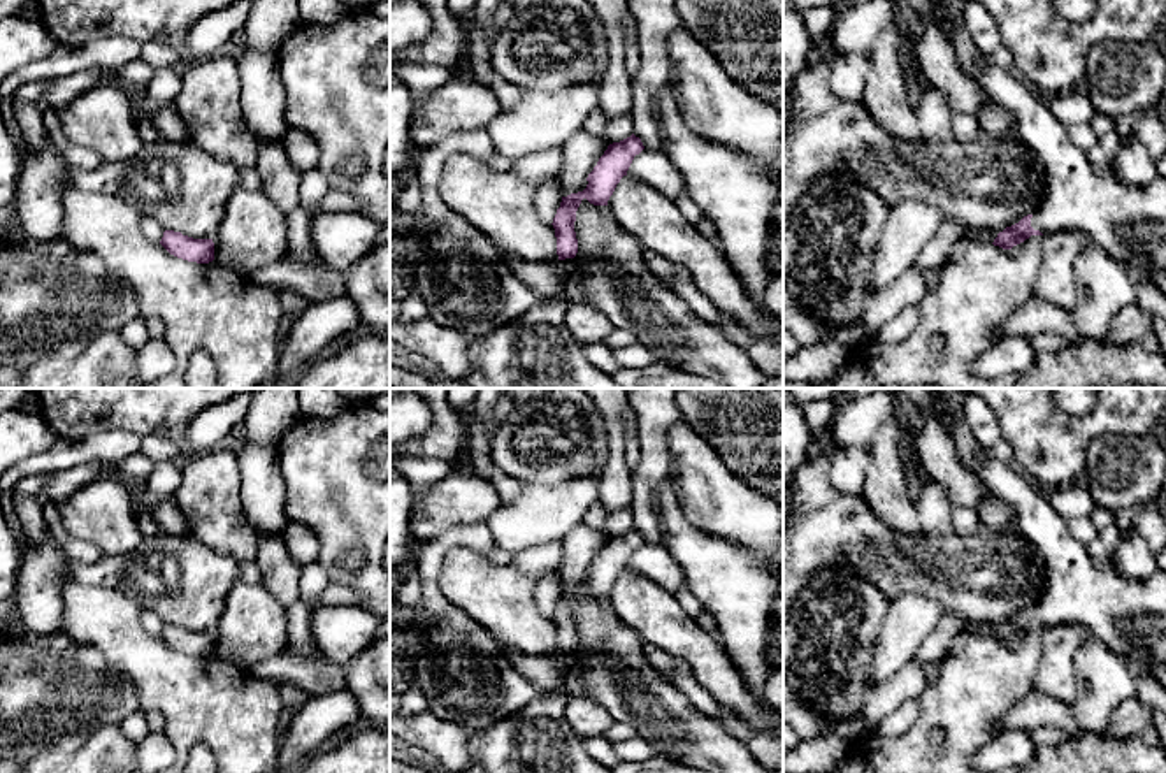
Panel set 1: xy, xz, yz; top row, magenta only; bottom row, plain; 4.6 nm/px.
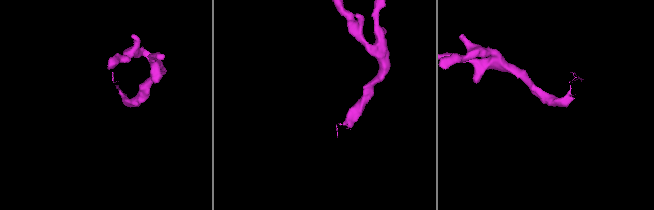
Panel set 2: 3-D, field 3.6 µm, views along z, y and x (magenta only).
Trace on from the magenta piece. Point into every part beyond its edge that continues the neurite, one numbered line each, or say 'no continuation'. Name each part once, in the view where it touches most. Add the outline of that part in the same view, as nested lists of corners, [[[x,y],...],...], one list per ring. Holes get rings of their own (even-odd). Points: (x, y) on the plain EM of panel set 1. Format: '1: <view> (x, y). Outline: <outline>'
1: yz (1128, 615). Outline: [[[990,453],[978,476],[994,499],[1013,508],[1008,532],[1026,538],[1045,560],[1045,587],[1031,620],[1043,629],[1083,625],[1166,689],[1166,573],[1133,580],[1101,571],[1087,546],[1071,538],[1048,490],[1033,488]]]

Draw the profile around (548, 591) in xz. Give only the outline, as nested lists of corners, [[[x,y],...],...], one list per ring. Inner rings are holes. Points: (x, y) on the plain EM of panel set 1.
[[[557,573],[546,574],[536,587],[536,603],[544,617],[553,617],[562,596],[562,585]]]

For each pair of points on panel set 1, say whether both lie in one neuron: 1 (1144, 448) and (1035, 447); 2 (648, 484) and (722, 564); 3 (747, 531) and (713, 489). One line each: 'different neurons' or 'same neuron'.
1: different neurons
2: different neurons
3: same neuron

